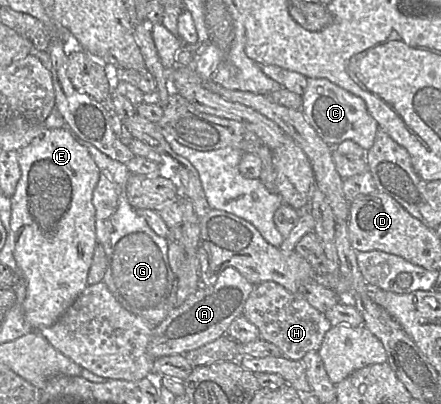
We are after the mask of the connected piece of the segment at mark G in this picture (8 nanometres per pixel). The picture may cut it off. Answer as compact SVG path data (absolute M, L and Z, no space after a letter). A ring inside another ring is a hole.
M82 141L99 168L100 177L94 189L92 203L95 208L95 233L106 256L106 271L103 283L116 300L129 312L143 318L153 327L158 326L177 306L178 278L168 259L168 241L158 236L139 216L127 199L127 181L131 174L127 164L108 157L92 144Z

